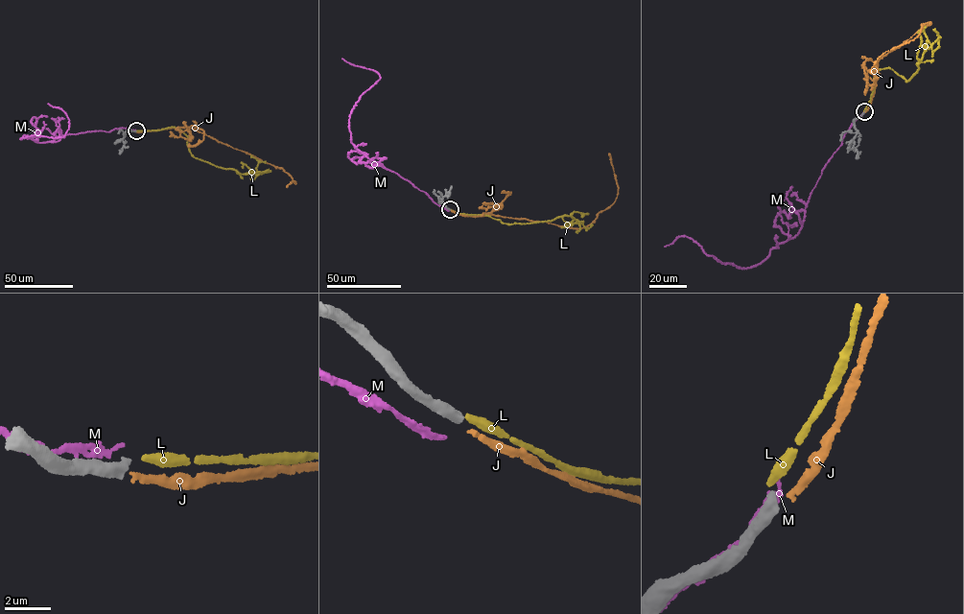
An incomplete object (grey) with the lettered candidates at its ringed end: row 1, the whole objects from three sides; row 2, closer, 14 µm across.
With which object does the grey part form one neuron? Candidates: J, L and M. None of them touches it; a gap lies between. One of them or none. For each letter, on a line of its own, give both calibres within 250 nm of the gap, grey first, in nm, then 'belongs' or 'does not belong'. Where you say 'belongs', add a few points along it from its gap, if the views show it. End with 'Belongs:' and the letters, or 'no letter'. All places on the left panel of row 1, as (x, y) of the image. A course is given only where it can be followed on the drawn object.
J: 420 nm thick on the grey side, 240 nm on the other; does not belong
L: 420 nm thick on the grey side, 360 nm on the other; does not belong
M: 420 nm thick on the grey side, 160 nm on the other; does not belong
Belongs: no letter

